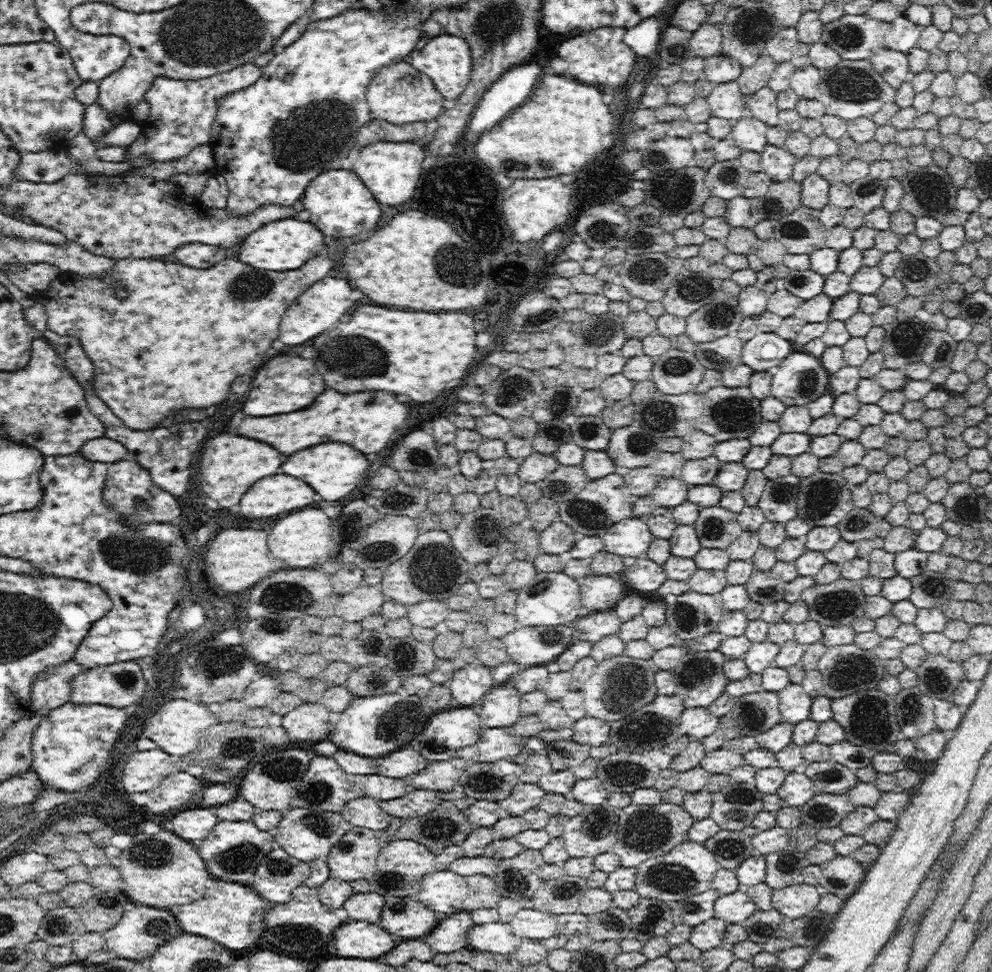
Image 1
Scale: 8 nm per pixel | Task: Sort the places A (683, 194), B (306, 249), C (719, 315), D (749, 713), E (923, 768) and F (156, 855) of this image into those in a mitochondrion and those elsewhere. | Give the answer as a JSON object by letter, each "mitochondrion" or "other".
{"A":"mitochondrion","B":"other","C":"mitochondrion","D":"mitochondrion","E":"other","F":"mitochondrion"}

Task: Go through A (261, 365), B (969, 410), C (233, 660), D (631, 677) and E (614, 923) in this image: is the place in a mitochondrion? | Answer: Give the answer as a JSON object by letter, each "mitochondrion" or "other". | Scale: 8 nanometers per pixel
{"A":"other","B":"other","C":"mitochondrion","D":"mitochondrion","E":"mitochondrion"}

